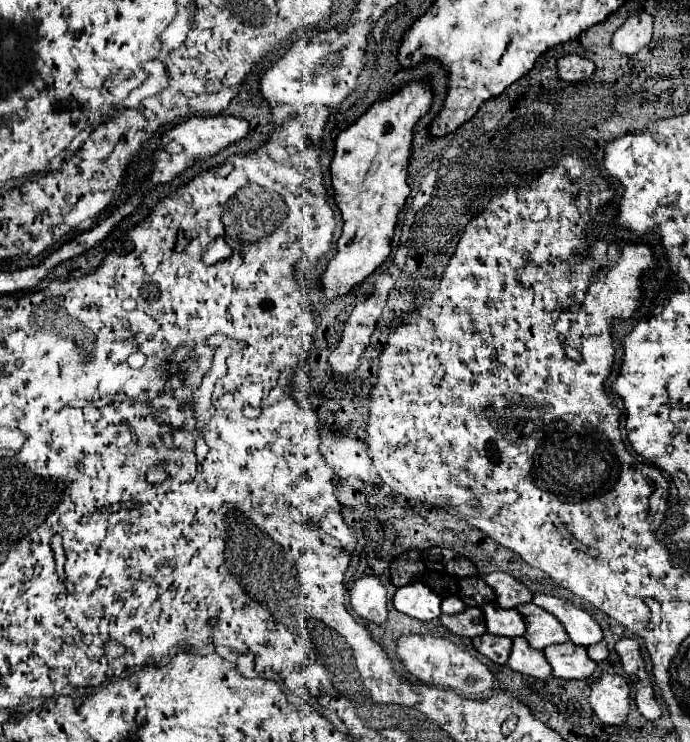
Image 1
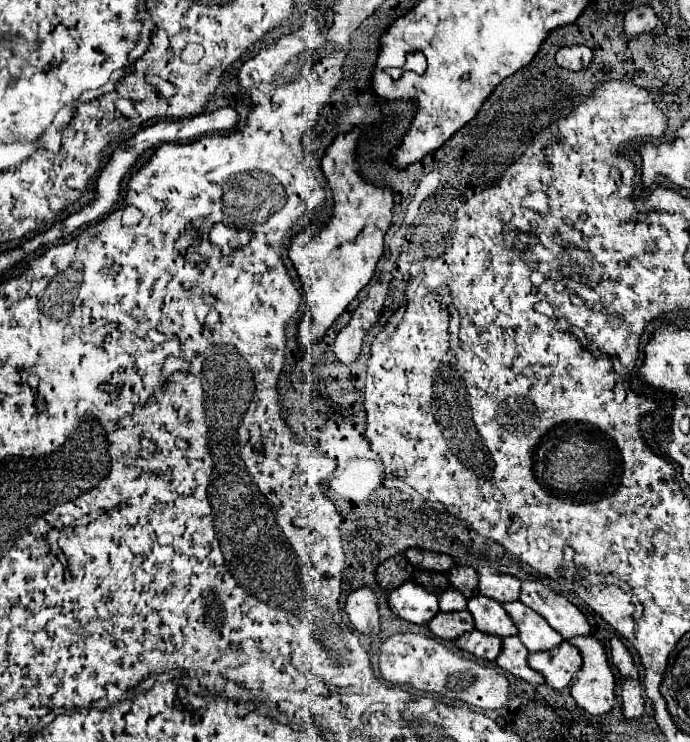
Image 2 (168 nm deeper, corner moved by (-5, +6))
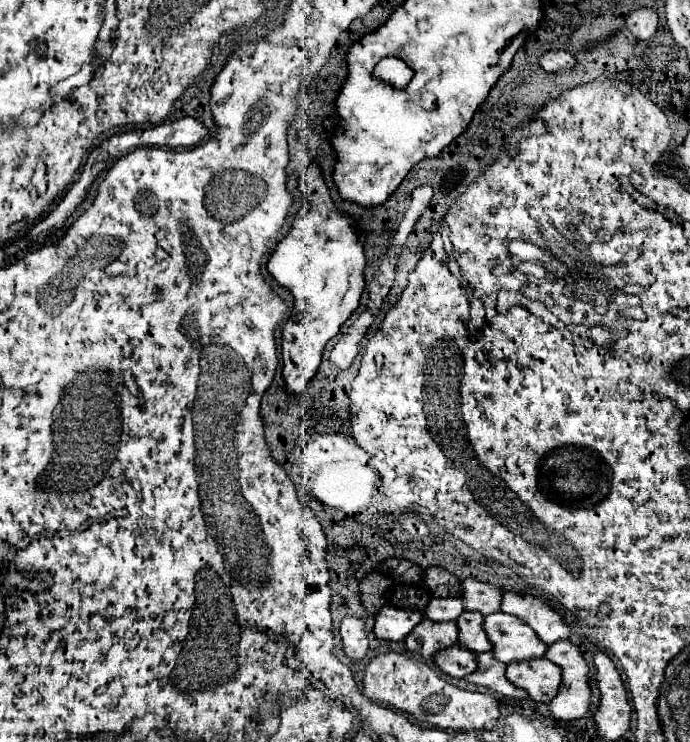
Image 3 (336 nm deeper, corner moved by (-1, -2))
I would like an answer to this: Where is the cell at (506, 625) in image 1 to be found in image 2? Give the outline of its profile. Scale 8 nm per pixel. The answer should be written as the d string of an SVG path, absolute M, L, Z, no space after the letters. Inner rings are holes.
M475 596L469 600L467 610L473 614L475 628L481 632L495 634L499 638L517 634L517 628L515 628L515 622L511 620L511 616L507 616L505 608L491 598Z

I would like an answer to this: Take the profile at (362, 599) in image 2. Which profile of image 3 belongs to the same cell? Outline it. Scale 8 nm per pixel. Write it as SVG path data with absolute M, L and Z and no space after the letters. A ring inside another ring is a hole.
M353 616L343 618L339 634L341 634L341 642L343 642L343 652L351 660L361 660L367 654L369 640L367 640L361 618L353 618Z

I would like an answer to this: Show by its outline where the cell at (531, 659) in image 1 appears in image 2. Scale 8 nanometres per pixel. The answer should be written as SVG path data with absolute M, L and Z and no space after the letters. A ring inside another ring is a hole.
M509 636L503 638L503 652L499 654L499 658L495 660L499 668L511 672L513 676L527 680L531 684L543 684L543 676L539 676L539 672L531 670L527 664L527 648L523 648L523 642L517 636Z

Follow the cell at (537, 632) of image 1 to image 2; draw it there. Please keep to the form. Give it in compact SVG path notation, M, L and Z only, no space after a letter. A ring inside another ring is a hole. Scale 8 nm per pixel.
M509 602L503 604L507 614L513 618L515 626L519 628L519 638L521 642L529 648L529 652L539 652L539 650L549 650L555 648L563 642L563 636L555 632L543 616L539 616L535 610L527 608L523 602Z

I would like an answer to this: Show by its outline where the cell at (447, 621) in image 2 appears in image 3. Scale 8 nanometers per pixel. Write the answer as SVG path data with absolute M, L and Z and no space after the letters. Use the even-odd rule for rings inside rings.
M423 618L421 624L417 624L403 642L409 652L429 660L441 648L457 644L457 626L455 622L433 622Z

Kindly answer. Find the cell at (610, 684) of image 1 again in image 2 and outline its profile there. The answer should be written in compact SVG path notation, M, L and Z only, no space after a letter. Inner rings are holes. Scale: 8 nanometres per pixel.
M595 636L569 640L581 650L583 668L571 684L571 696L589 714L607 714L617 702L615 676L607 664L605 646Z

